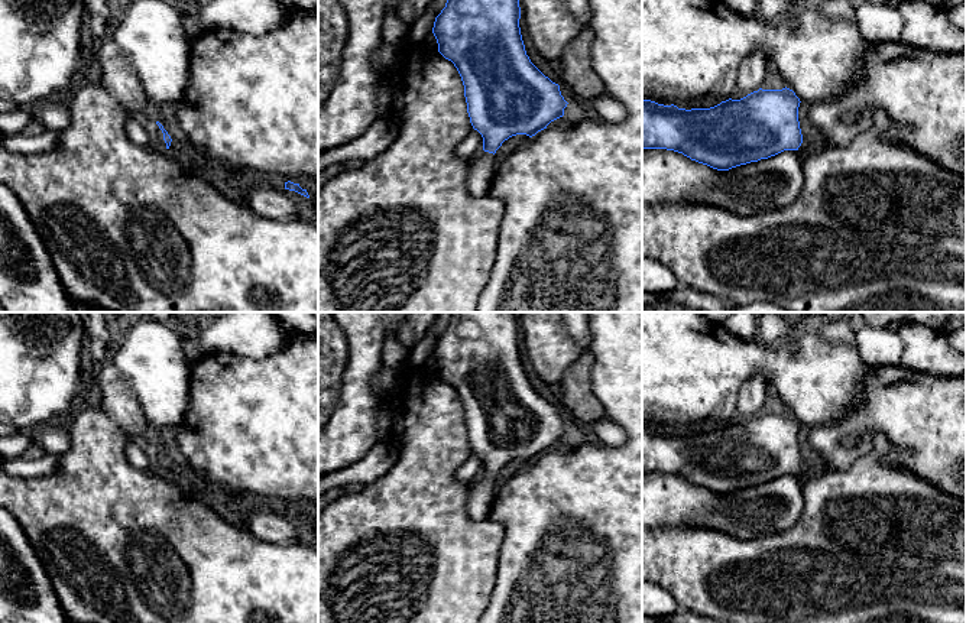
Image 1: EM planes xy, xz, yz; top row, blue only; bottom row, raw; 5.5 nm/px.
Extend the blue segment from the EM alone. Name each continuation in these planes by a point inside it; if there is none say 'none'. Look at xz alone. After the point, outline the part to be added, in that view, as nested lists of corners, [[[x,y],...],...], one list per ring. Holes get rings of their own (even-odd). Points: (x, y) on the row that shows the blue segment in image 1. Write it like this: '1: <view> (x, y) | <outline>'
1: xz (483, 166) | [[[482,150],[473,158],[466,182],[470,195],[480,198],[489,194],[496,166],[497,160],[493,153]]]

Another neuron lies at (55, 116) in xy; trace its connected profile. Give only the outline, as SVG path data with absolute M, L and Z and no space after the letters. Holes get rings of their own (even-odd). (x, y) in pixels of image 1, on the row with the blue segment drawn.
M65 100L36 104L30 107L32 120L40 123L45 130L54 130L62 133L71 121L69 104Z

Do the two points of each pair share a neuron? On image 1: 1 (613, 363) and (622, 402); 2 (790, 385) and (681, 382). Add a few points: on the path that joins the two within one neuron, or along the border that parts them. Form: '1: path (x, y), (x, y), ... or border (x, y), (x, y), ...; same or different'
1: path (622, 373), (622, 392); same
2: path (762, 364), (709, 364); same

